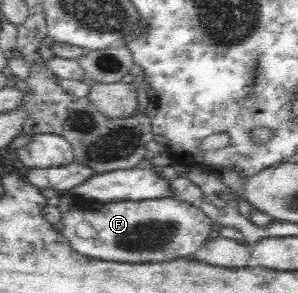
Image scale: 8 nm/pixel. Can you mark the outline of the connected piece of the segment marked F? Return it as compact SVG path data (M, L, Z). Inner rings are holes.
M72 194L60 197L58 209L64 228L61 231L65 239L69 240L73 249L82 256L91 256L115 263L149 264L149 262L169 262L177 258L192 258L209 238L214 229L214 221L204 214L201 208L186 204L177 199L165 198L156 200L122 201L115 203L97 203L92 211L78 210L73 205Z

